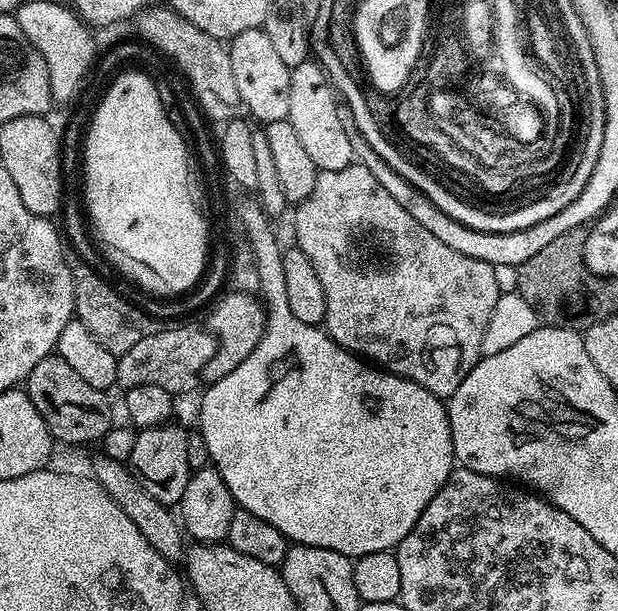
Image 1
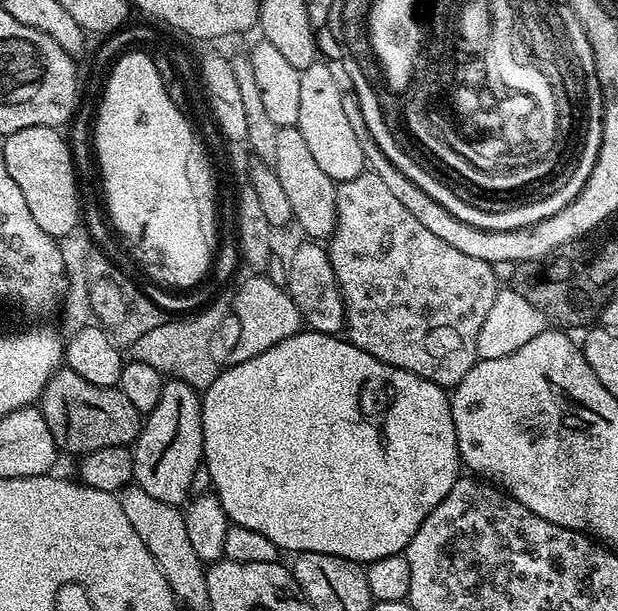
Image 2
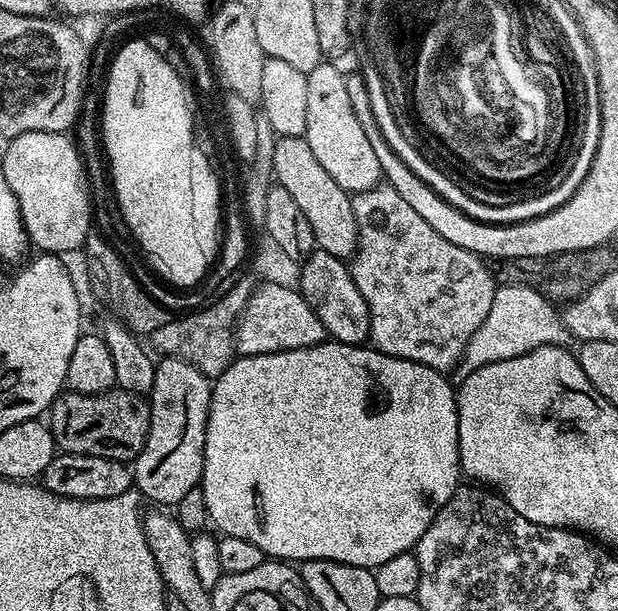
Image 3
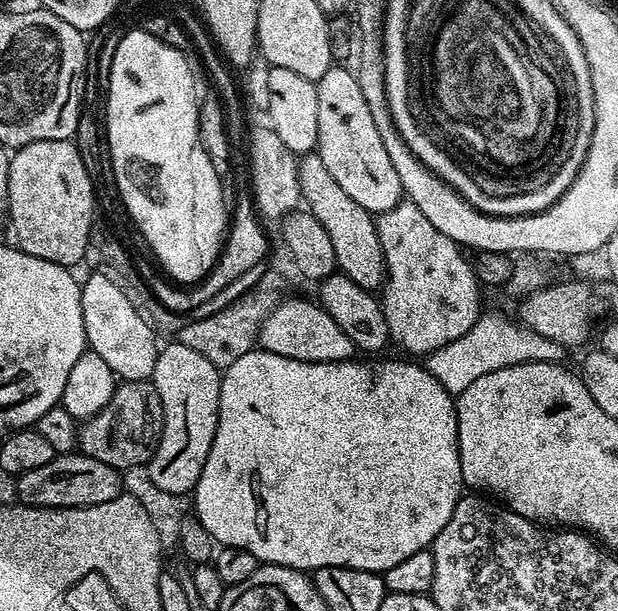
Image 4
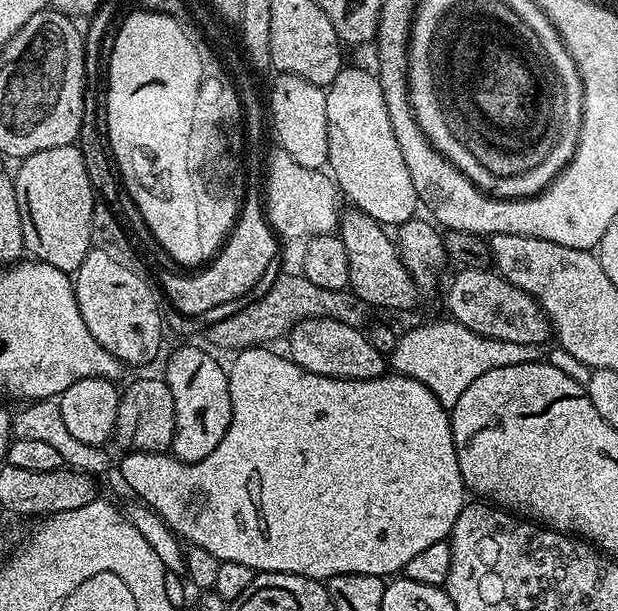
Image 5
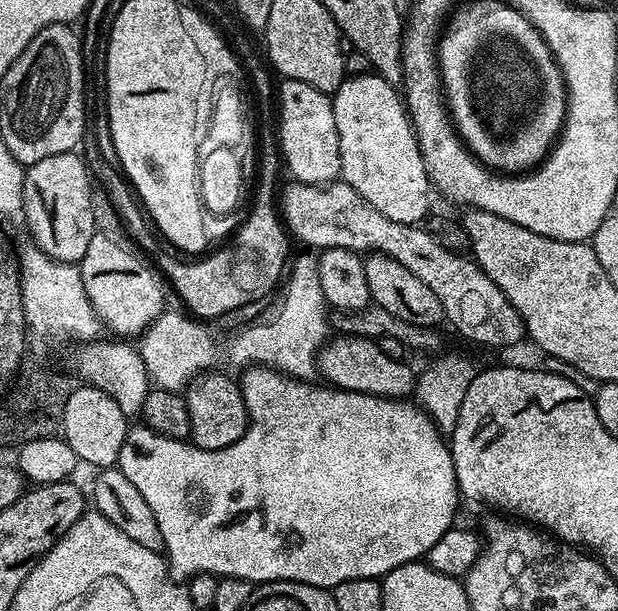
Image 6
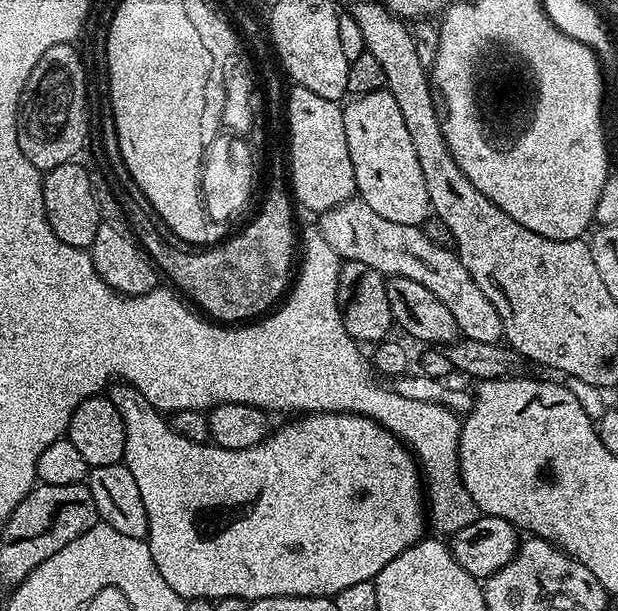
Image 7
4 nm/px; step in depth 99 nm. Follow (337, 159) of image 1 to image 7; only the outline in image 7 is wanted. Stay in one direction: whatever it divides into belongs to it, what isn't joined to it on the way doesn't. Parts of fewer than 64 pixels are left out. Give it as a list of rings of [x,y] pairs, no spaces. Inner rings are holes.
[[[386,90],[374,94],[362,94],[349,99],[343,105],[346,122],[346,146],[350,146],[350,162],[354,162],[354,178],[359,199],[382,214],[389,222],[423,225],[430,215],[430,201],[426,194],[426,178],[422,178],[422,166],[418,166],[418,154],[414,154],[414,142],[410,142],[410,133],[406,130],[406,118],[394,102],[394,94]]]

